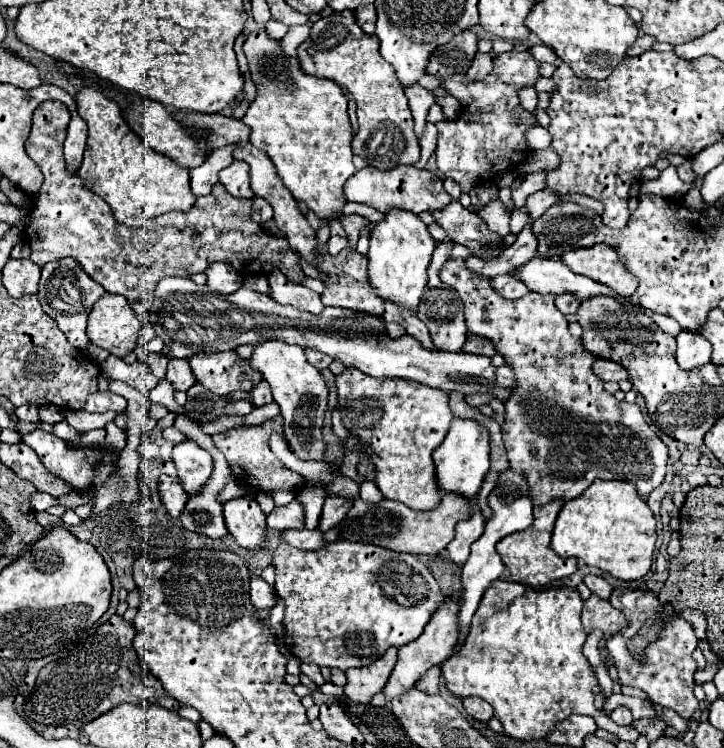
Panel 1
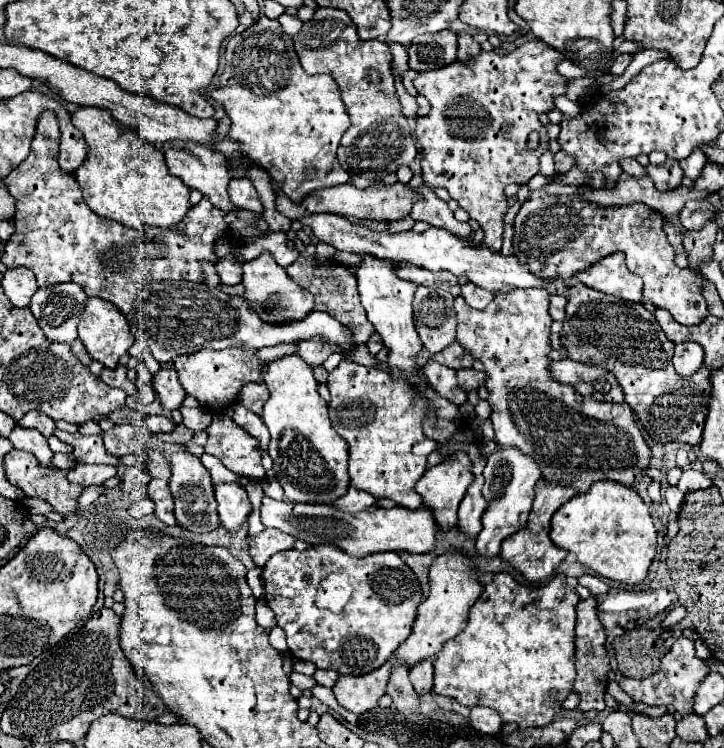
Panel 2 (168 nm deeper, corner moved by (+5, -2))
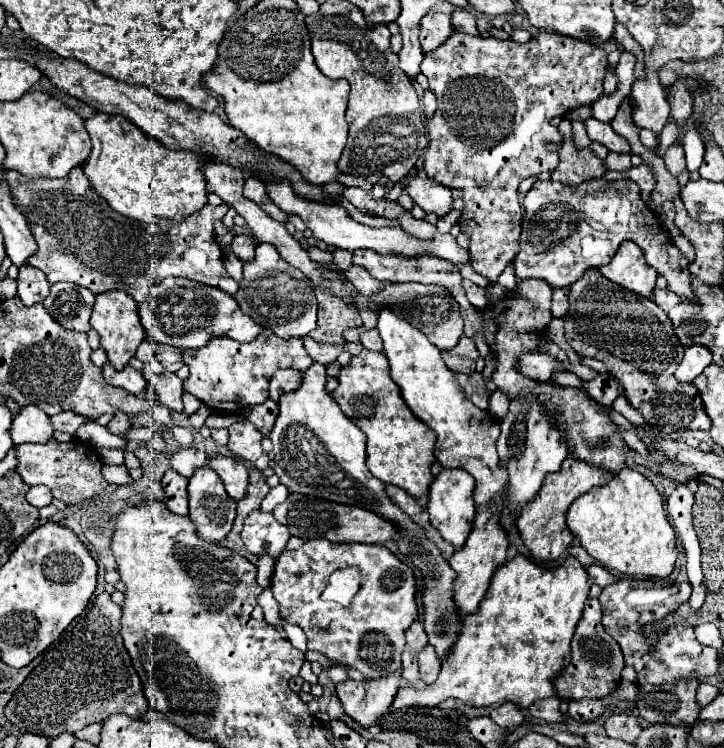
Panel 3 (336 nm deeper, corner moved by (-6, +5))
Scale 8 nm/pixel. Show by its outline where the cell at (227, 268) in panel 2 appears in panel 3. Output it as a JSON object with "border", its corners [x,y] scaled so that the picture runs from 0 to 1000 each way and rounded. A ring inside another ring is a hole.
{"border":[[[326,314],[320,322],[320,336],[326,344],[331,344],[337,352],[351,346],[351,330],[354,330],[354,320],[348,314]]]}

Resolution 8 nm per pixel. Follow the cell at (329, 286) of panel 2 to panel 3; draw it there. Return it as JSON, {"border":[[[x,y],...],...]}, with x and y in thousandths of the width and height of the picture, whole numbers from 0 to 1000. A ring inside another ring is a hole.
{"border":[[[436,384],[439,397],[439,437],[428,445],[439,459],[470,461],[475,459],[472,443],[483,437],[500,437],[500,426],[492,410],[475,405],[470,397]]]}

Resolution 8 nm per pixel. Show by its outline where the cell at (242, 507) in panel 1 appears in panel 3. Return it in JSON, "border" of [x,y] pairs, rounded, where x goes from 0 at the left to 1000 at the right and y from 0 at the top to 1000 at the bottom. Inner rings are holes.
{"border":[[[298,606],[298,608],[287,611],[287,622],[290,622],[290,627],[296,627],[304,635],[304,640],[307,640],[307,646],[312,651],[312,659],[323,670],[329,670],[329,667],[334,667],[340,662],[343,627],[337,624],[334,616]]]}

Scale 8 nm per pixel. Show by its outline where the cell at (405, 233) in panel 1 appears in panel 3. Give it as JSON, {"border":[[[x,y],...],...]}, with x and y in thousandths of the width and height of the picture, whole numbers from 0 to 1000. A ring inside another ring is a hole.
{"border":[[[528,413],[522,424],[522,443],[530,456],[530,475],[539,483],[541,509],[552,517],[552,525],[566,549],[586,563],[605,584],[599,595],[599,611],[613,627],[641,627],[657,640],[655,670],[657,675],[674,672],[691,654],[702,648],[702,632],[691,627],[691,611],[685,603],[685,587],[691,582],[688,560],[660,547],[633,515],[627,499],[613,488],[608,467],[591,456],[586,445],[552,426],[541,413]]]}

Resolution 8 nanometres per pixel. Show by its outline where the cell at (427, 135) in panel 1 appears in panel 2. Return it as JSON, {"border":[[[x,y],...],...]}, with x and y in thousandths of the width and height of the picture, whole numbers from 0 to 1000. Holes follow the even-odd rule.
{"border":[[[546,102],[546,115],[548,115],[548,128],[551,128],[551,136],[554,136],[554,147],[557,147],[557,155],[562,155],[562,160],[576,160],[576,136],[573,131],[557,118],[554,106]]]}

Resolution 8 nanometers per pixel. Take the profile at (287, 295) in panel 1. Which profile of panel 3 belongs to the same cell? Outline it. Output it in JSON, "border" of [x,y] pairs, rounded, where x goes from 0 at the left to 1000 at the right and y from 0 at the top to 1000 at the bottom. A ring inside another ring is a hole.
{"border":[[[359,325],[348,352],[337,354],[337,373],[329,378],[326,402],[343,424],[359,437],[373,440],[390,453],[423,451],[436,437],[439,402],[434,394],[434,378],[409,357],[395,352],[378,328]]]}

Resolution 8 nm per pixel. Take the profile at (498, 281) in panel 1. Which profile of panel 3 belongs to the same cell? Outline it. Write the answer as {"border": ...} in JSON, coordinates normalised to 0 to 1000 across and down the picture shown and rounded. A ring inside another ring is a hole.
{"border":[[[638,373],[638,384],[641,384],[641,389],[644,389],[646,402],[655,408],[655,413],[666,416],[666,413],[669,413],[669,408],[674,408],[674,400],[671,400],[671,394],[669,394],[669,386],[666,386],[666,384],[655,381],[649,373]]]}

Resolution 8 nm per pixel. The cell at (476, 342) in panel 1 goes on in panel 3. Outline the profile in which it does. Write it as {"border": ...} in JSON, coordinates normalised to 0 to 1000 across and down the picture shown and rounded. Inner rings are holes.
{"border":[[[644,448],[633,456],[633,461],[630,461],[622,472],[638,475],[638,477],[649,477],[649,480],[660,480],[660,477],[663,477],[663,472],[660,472],[660,467],[657,467],[655,456],[652,456],[649,451],[644,451]]]}

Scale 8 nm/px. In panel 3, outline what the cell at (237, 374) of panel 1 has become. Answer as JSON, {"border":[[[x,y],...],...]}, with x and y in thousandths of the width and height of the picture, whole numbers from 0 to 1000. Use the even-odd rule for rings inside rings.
{"border":[[[376,443],[359,445],[345,459],[326,459],[315,451],[293,451],[287,461],[271,469],[254,469],[254,485],[262,493],[262,504],[254,509],[254,520],[285,539],[290,547],[309,547],[312,539],[323,539],[323,544],[351,544],[365,539],[370,528],[370,512],[378,496],[384,493],[425,493],[431,488],[431,477],[420,467],[420,456],[409,453],[387,453]]]}

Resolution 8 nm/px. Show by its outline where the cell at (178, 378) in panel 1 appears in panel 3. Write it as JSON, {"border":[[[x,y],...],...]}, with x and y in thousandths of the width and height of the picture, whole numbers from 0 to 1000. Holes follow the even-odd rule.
{"border":[[[235,496],[221,499],[218,507],[210,512],[210,520],[213,520],[215,533],[224,541],[229,541],[238,549],[251,552],[251,525],[254,525],[254,517],[251,517],[251,509],[243,504],[243,499],[235,499]]]}

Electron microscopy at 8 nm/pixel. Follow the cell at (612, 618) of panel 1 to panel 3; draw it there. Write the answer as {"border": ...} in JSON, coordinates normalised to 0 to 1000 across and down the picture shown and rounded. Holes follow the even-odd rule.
{"border":[[[812,801],[790,854],[790,884],[765,910],[765,918],[773,934],[782,934],[782,937],[831,934],[856,916],[856,897],[862,894],[865,886],[859,878],[856,862],[834,844],[829,825],[831,825],[831,817],[829,817],[826,801]]]}

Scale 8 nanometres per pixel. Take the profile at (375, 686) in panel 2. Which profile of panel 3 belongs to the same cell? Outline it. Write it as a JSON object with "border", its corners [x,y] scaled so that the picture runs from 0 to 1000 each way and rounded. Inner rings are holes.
{"border":[[[552,897],[514,910],[475,910],[464,913],[464,929],[478,956],[508,975],[519,961],[539,951],[547,921],[552,918]]]}

